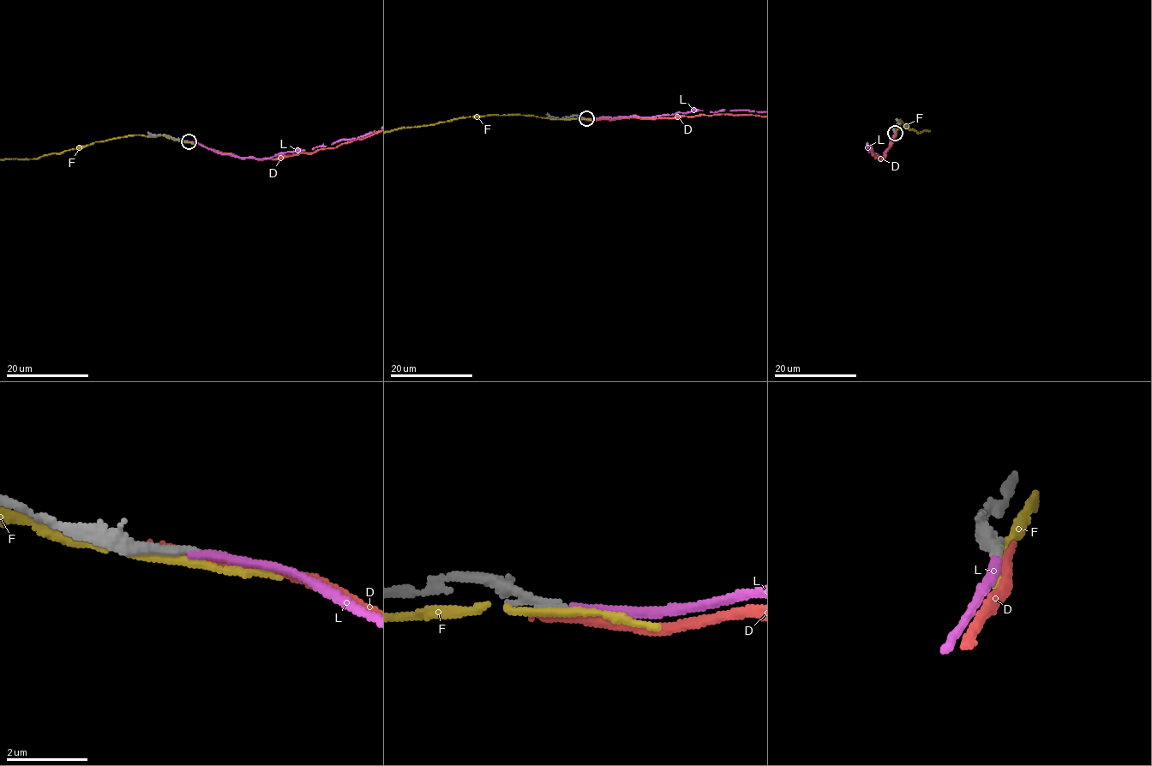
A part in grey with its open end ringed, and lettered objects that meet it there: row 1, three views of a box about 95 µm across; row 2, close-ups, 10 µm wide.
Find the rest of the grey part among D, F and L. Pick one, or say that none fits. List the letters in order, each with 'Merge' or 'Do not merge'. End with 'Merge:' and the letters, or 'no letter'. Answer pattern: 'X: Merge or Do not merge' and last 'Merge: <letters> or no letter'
D: Do not merge
F: Do not merge
L: Merge
Merge: L

